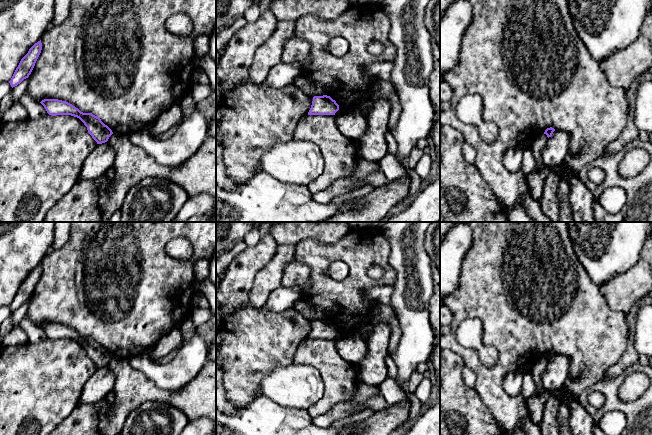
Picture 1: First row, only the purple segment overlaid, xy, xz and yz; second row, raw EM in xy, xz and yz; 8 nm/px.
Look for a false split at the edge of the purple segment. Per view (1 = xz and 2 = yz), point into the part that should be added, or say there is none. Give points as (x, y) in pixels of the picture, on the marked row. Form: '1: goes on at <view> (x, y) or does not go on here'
1: does not go on here
2: does not go on here

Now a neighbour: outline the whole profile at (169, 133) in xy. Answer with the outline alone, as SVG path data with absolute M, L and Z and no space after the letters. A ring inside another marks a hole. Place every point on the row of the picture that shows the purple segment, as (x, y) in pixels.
M178 126L171 127L166 132L164 132L162 134L159 134L159 135L155 135L153 137L156 140L167 140L167 139L171 138L175 134L175 132L177 130L177 127Z

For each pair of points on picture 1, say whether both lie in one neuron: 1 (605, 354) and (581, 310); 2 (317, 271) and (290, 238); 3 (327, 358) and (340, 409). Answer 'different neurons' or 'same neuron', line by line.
1: same neuron
2: different neurons
3: different neurons

